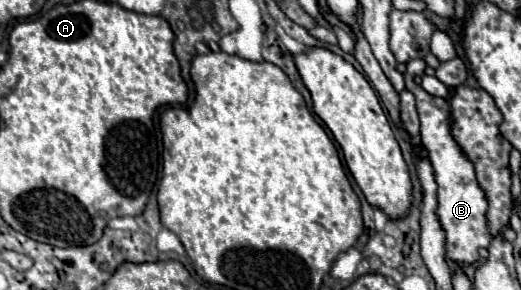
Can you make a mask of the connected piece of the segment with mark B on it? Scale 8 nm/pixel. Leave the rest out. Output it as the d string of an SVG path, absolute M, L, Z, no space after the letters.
M414 59L406 63L404 73L405 86L416 97L416 109L420 115L420 133L422 133L422 145L428 151L428 159L434 169L434 177L438 183L438 221L446 233L446 257L454 261L456 265L472 265L478 261L478 249L488 247L492 237L486 227L486 209L488 201L484 191L480 189L474 165L462 155L462 149L456 145L456 141L450 135L448 125L448 101L440 97L428 95L420 85L414 83L415 70L422 70L418 75L424 75L427 64L423 59Z

